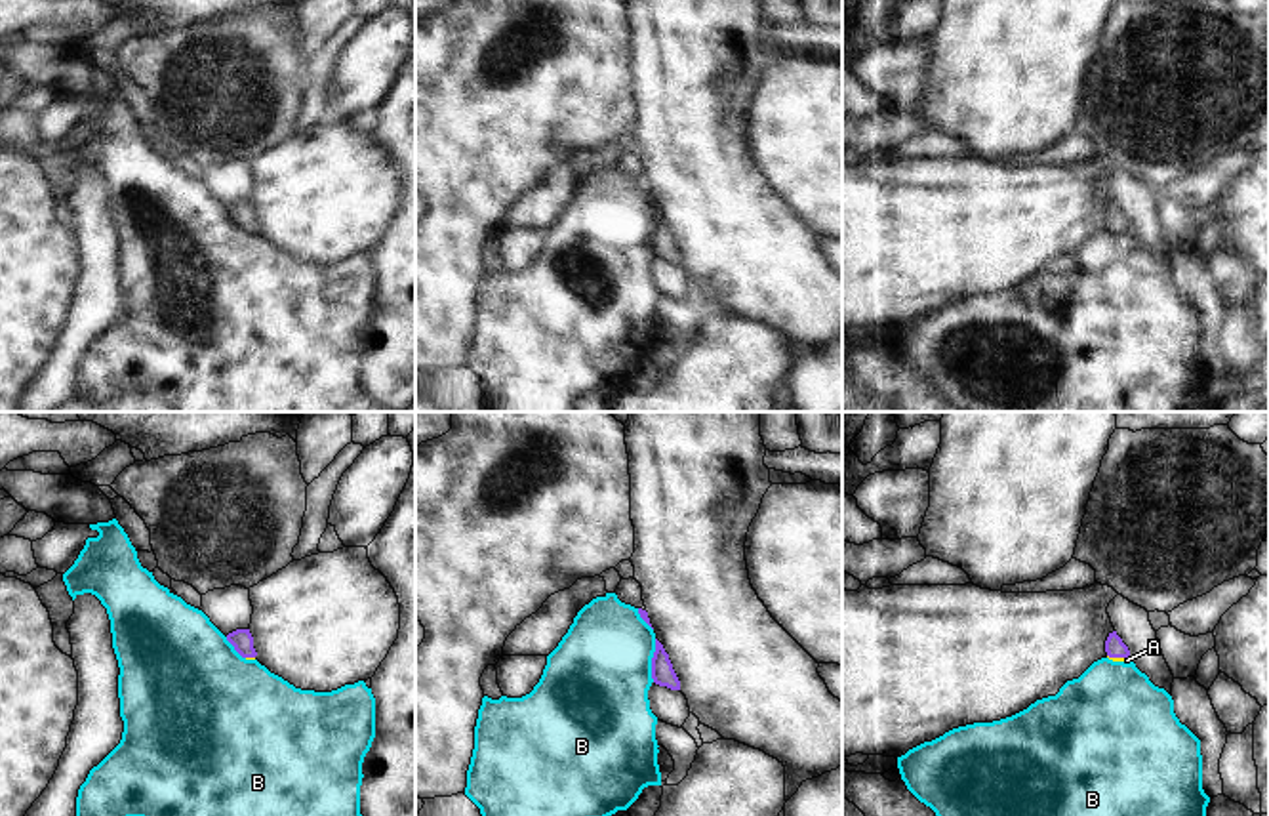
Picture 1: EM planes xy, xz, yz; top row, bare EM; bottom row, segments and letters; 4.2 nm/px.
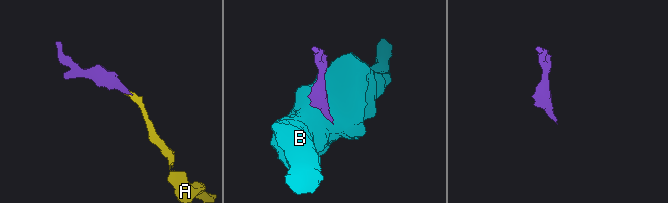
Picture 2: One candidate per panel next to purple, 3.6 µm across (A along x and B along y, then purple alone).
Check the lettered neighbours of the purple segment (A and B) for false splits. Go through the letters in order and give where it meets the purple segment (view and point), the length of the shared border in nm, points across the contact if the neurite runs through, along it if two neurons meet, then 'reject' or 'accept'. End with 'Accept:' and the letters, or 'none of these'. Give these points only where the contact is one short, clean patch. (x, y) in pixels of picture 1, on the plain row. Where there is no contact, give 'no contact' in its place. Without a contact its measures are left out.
A: yz (1119, 229) | 100 nm | across yz (1113, 218), (1119, 229), (1127, 233) | accept
B: xz (652, 233) | 180 nm | along xz (656, 212), (652, 254) | reject
Accept: A

